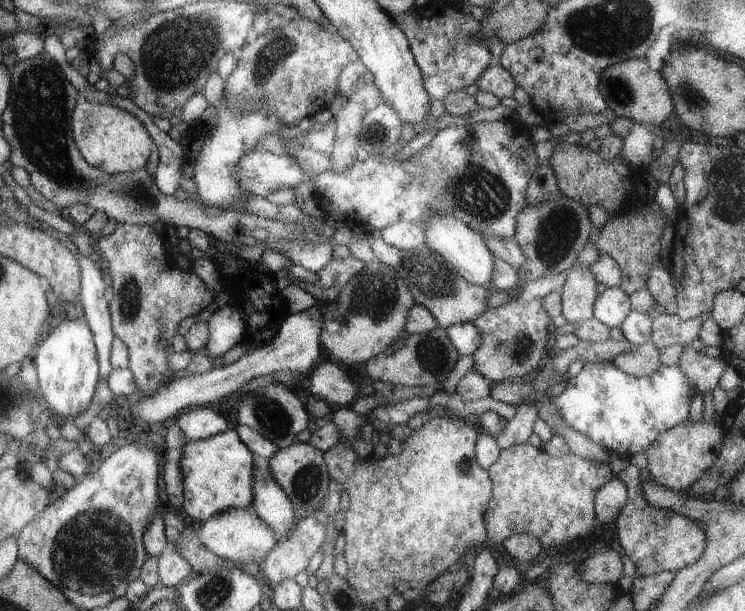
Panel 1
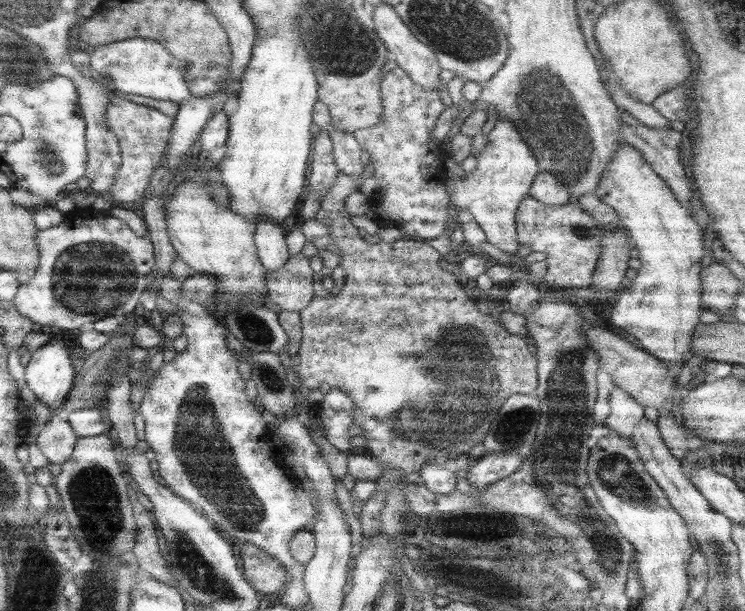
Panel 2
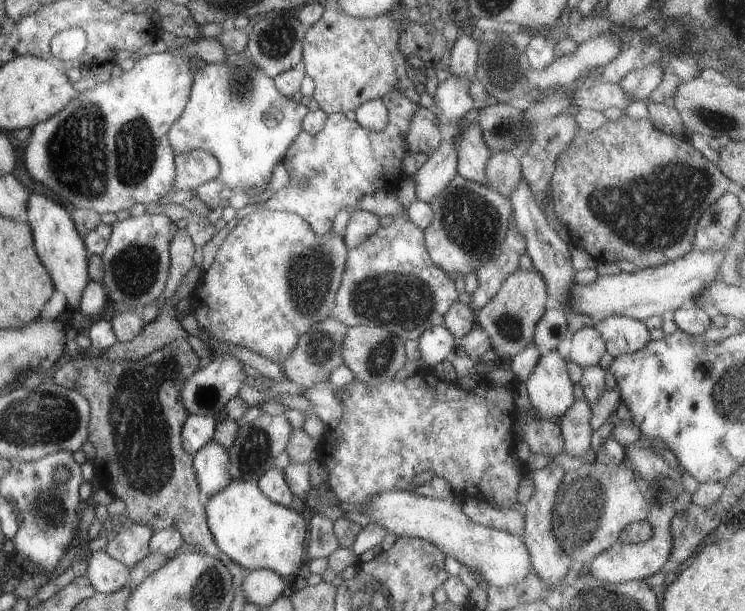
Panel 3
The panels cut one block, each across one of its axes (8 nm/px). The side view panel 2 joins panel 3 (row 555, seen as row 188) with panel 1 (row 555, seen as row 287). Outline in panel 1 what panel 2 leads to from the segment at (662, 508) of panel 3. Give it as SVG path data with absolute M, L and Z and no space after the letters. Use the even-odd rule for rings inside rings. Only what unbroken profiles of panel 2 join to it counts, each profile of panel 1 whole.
M629 464L620 472L619 479L627 488L627 501L616 517L616 536L613 543L623 554L629 556L640 576L658 574L664 570L676 573L698 560L706 548L705 532L699 523L673 510L664 510L650 506L640 492L640 472L642 470Z

